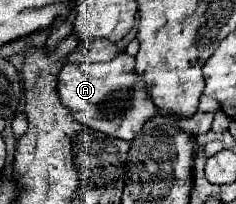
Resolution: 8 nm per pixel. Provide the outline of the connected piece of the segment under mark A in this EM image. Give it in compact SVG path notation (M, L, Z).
M119 52L117 58L103 64L65 64L57 76L57 94L77 122L121 140L133 140L155 114L149 92L135 72L135 58L125 52Z

